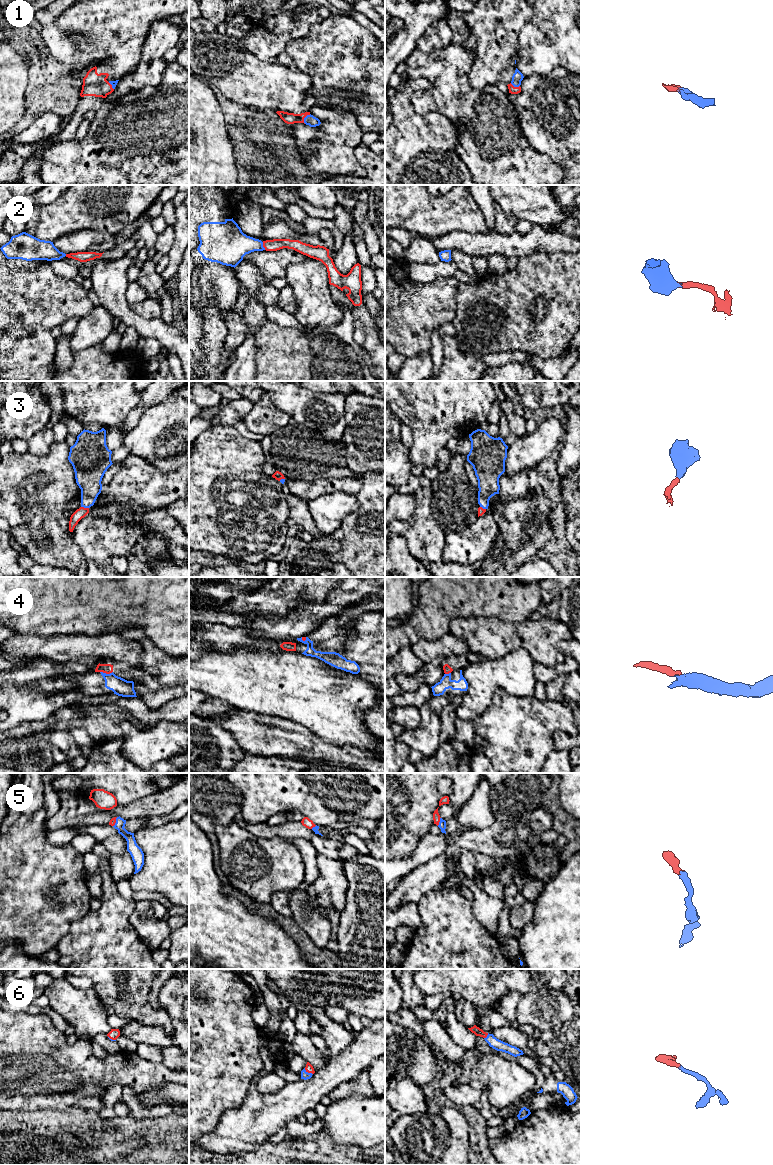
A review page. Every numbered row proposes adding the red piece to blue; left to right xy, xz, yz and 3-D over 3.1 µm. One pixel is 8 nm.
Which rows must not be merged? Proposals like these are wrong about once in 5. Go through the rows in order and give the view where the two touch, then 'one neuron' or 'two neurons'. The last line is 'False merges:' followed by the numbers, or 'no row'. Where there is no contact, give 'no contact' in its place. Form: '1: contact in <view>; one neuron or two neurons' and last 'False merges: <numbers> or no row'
1: contact in xz; one neuron
2: contact in xz; one neuron
3: contact in xy; one neuron
4: contact in xy; two neurons
5: contact in yz; one neuron
6: contact in xz; one neuron
False merges: 4

